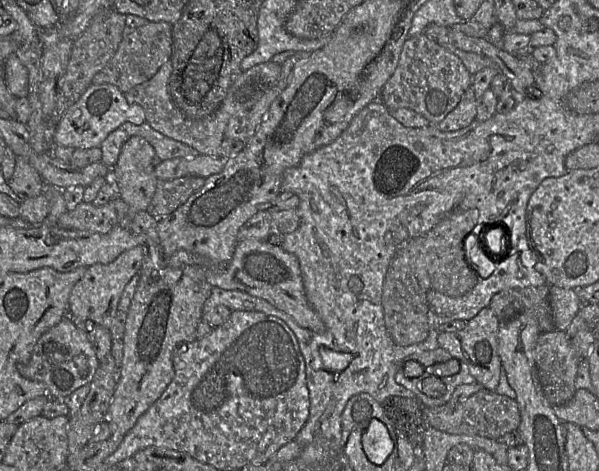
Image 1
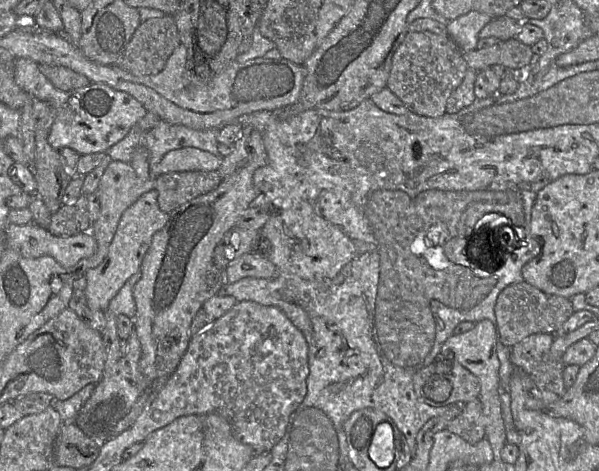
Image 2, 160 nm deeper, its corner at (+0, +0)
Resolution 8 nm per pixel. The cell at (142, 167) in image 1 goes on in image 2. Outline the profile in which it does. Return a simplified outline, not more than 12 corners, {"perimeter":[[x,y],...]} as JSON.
{"perimeter":[[158,191],[121,216],[103,262],[86,271],[91,310],[106,311],[167,223]]}

